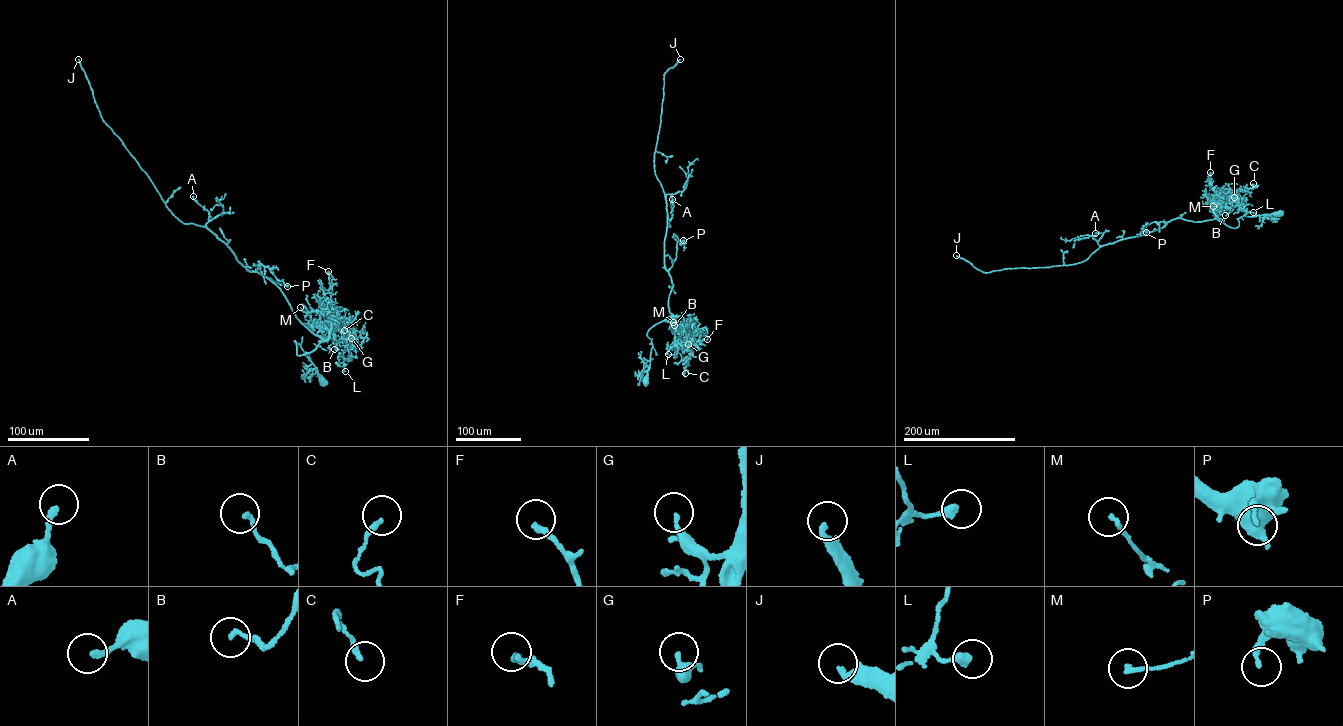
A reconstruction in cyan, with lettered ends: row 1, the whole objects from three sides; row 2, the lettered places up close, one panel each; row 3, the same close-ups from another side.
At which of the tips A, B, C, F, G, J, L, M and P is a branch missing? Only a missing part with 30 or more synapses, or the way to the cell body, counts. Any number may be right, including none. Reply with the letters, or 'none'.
J

